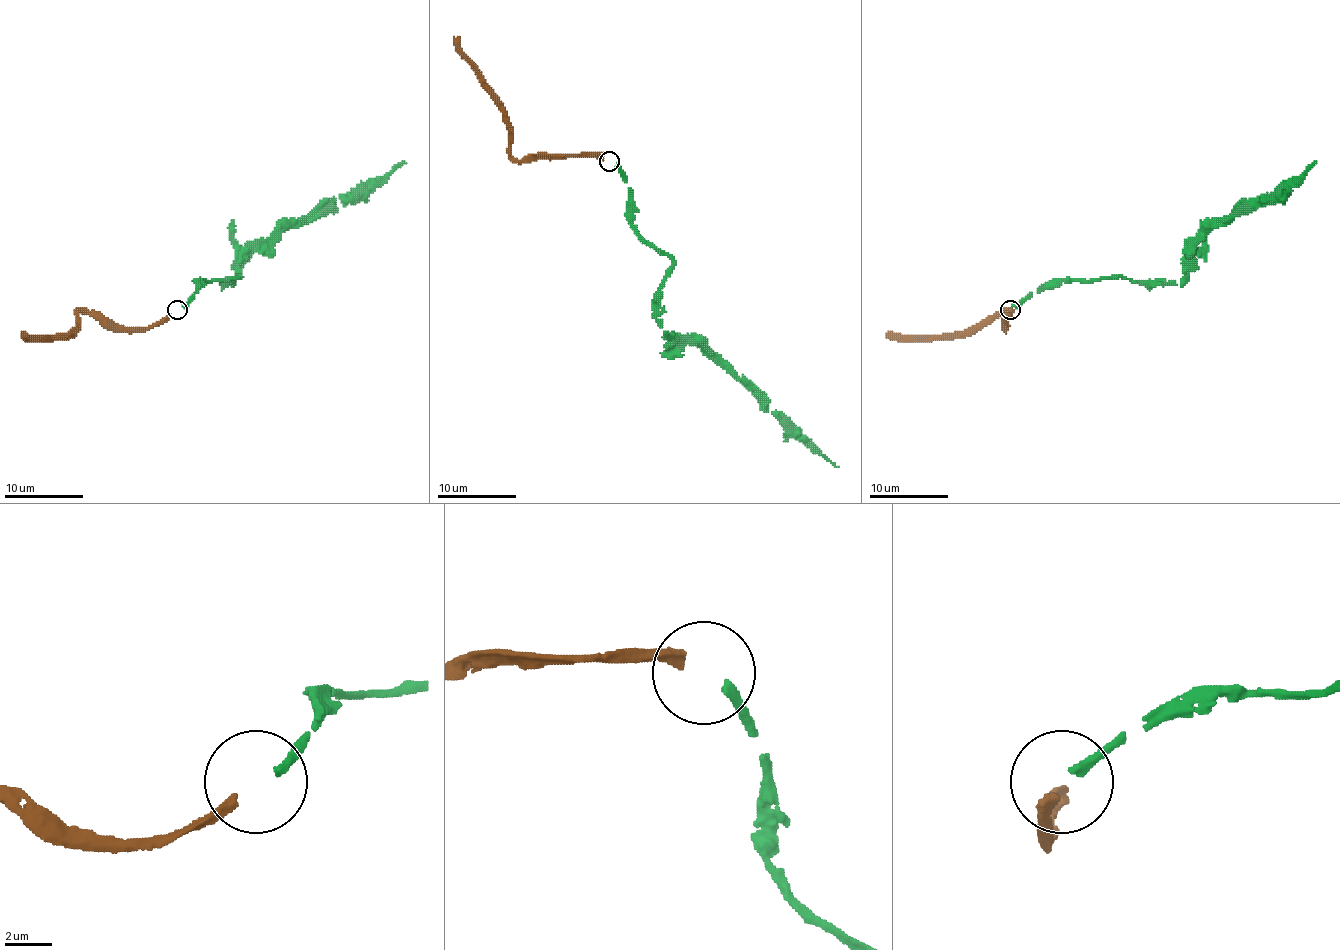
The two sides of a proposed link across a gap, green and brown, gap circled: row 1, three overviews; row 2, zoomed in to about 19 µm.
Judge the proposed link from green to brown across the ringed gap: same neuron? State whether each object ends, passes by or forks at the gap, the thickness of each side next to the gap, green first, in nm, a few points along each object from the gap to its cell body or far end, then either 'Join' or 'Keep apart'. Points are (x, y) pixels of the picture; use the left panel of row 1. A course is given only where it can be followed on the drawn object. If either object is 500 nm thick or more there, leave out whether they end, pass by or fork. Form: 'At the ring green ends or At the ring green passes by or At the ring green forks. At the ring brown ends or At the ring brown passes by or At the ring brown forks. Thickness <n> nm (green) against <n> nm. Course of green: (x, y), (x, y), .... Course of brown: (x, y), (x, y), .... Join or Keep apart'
At the ring green ends. At the ring brown ends. Thickness 360 nm (green) against 400 nm. Course of green: (184, 306), (198, 280), (239, 277), (223, 282), (231, 284), (247, 257), (319, 204), (355, 198), (406, 163). Course of brown: (170, 314), (147, 328), (111, 328), (82, 312), (78, 314), (76, 326), (66, 335), (21, 333). Join

